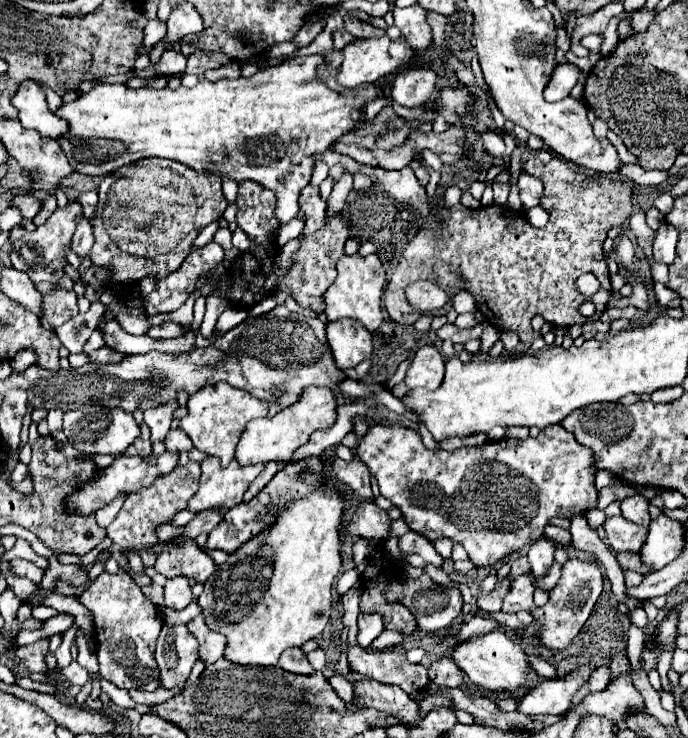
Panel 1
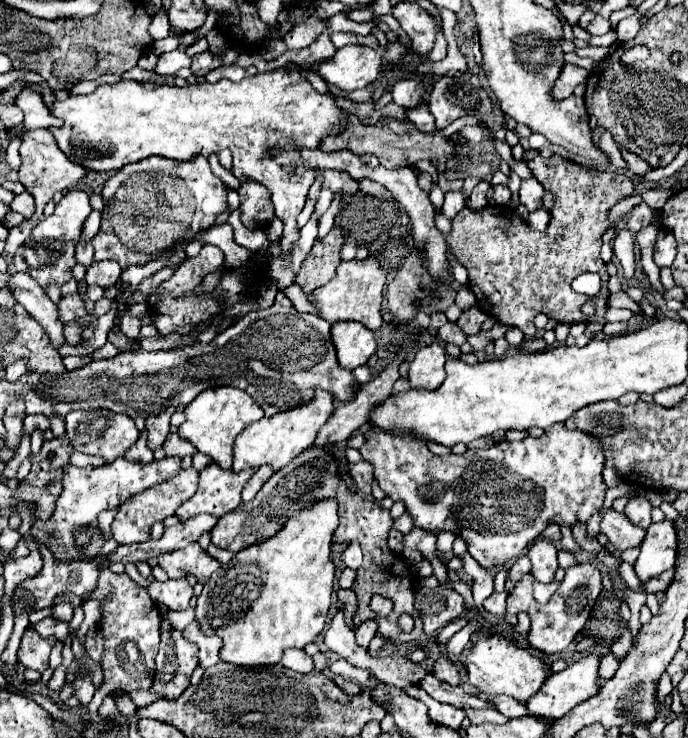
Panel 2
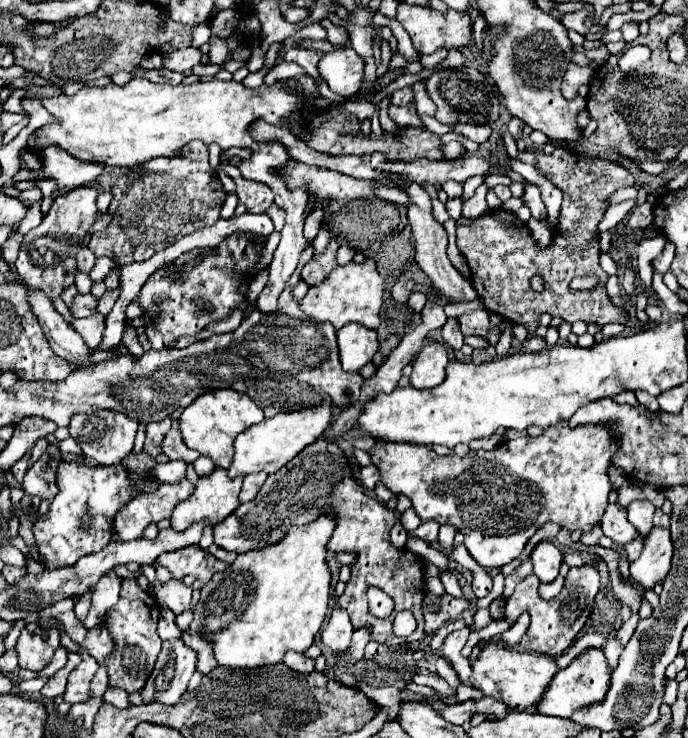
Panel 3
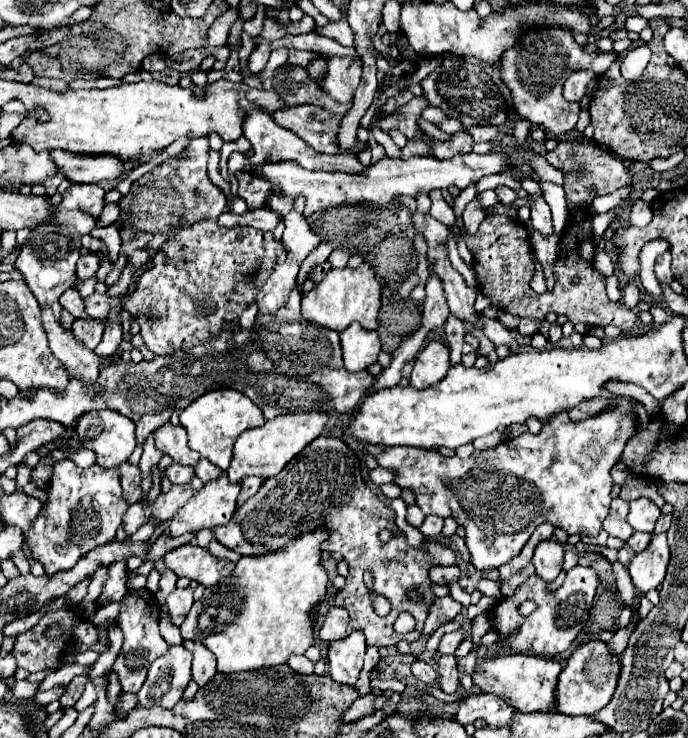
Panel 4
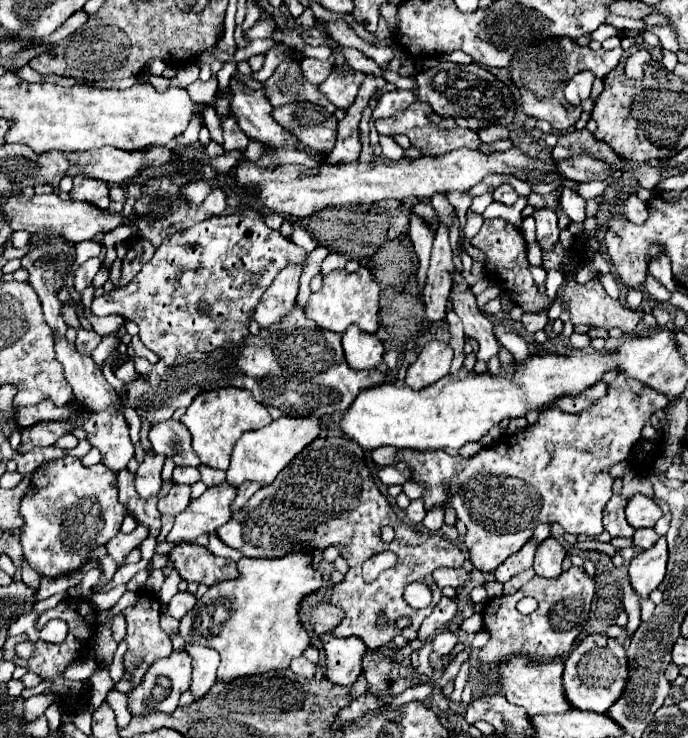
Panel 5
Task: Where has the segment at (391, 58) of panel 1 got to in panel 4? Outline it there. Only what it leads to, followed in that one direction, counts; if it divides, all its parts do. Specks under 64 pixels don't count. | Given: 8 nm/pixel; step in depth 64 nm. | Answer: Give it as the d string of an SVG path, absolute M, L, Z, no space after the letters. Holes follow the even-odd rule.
M328 58L328 72L322 82L322 92L338 100L340 104L348 104L354 98L354 92L360 84L362 62L352 58Z

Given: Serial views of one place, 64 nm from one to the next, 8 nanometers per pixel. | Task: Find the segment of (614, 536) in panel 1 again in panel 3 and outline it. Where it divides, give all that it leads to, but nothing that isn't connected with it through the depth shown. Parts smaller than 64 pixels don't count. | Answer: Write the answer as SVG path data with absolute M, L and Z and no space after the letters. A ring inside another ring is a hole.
M616 502L608 504L600 528L602 528L604 536L612 538L618 546L624 546L624 544L628 544L630 540L634 540L638 536L636 528L626 518L626 508L616 504Z

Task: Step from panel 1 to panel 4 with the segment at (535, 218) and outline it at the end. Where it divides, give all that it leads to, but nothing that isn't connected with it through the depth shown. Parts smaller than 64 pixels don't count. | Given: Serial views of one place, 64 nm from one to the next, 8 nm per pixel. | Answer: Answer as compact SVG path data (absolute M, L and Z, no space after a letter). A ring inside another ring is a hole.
M532 232L530 244L532 244L532 248L534 248L534 252L536 252L536 256L542 264L547 288L551 291L556 284L552 269L553 264L560 256L560 236L552 234L550 238L542 238L538 232Z

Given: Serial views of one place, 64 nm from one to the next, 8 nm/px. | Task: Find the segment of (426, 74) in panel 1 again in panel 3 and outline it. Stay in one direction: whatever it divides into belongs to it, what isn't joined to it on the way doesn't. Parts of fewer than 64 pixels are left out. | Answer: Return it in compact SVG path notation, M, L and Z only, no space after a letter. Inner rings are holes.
M402 88L402 90L396 90L390 98L390 104L394 106L408 106L414 102L414 94L412 94L412 88Z

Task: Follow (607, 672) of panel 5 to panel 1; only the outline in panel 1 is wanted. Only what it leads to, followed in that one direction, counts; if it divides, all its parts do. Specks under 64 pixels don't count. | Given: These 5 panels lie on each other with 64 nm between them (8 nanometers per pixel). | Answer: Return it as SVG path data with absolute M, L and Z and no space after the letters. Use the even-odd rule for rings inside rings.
M584 664L574 668L562 678L542 680L534 690L530 690L520 702L518 712L534 716L534 714L554 714L562 716L570 704L574 694L590 680L592 666Z

